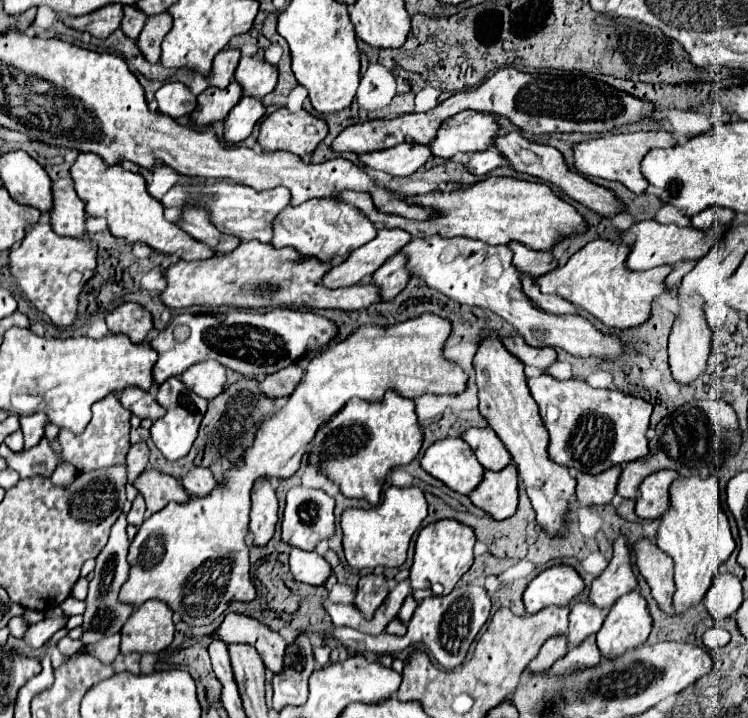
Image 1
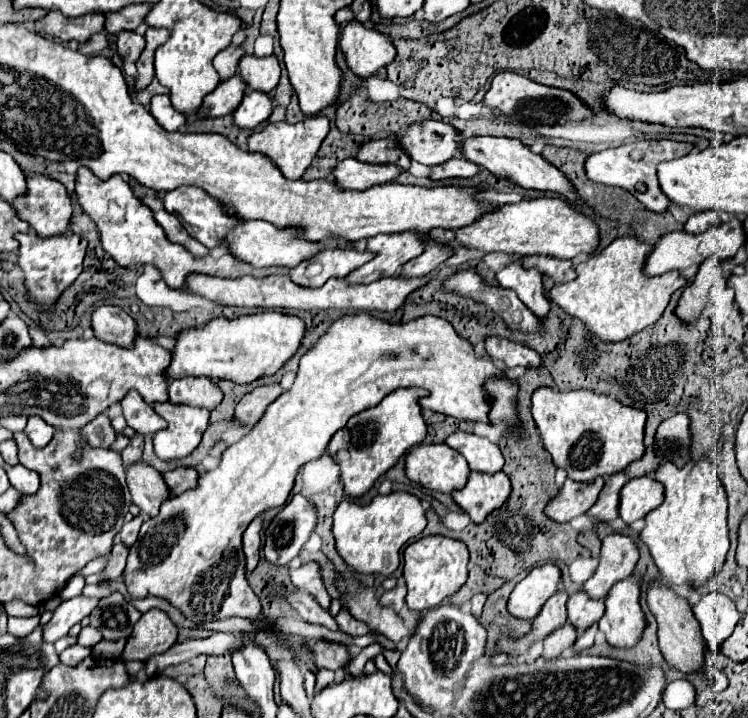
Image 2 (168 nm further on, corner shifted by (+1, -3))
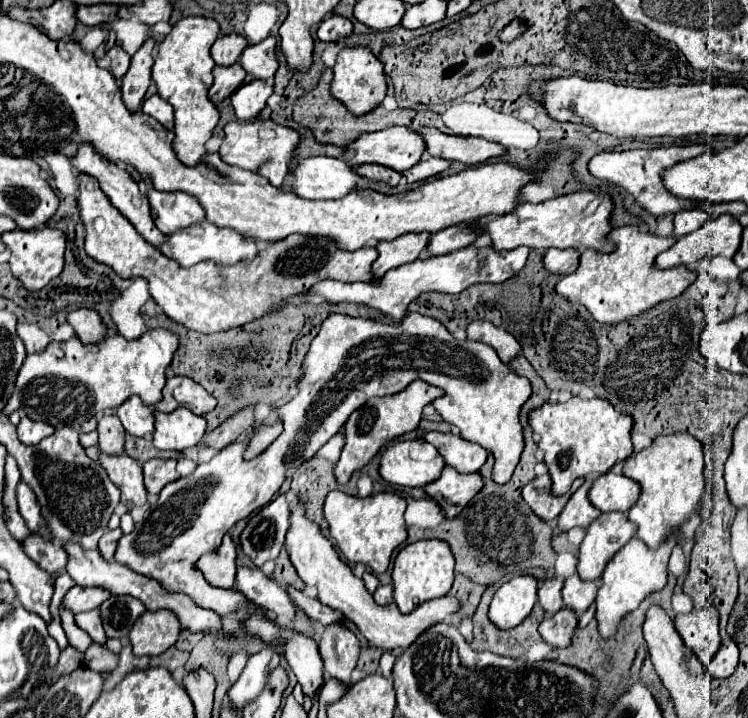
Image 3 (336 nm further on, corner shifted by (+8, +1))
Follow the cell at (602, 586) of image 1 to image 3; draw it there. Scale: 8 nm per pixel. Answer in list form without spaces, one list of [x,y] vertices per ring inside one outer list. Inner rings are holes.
[[[608,512],[592,522],[578,552],[580,580],[592,582],[600,578],[614,554],[634,536],[636,526],[622,512]]]

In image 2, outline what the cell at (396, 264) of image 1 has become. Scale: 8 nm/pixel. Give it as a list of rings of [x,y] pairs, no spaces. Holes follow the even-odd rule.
[[[431,244],[431,246],[427,246],[427,250],[421,256],[417,256],[417,258],[409,260],[407,264],[403,264],[399,274],[409,276],[409,278],[411,276],[425,276],[425,274],[433,272],[439,264],[443,264],[451,254],[453,254],[453,250],[449,246],[445,246],[445,244],[435,244],[433,246]]]

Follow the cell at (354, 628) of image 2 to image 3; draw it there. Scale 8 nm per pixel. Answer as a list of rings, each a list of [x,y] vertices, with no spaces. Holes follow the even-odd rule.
[[[328,624],[324,628],[324,634],[322,634],[322,640],[320,640],[320,656],[324,660],[324,672],[328,676],[334,676],[346,684],[352,684],[352,670],[358,662],[358,656],[360,656],[360,642],[356,638],[356,634],[346,628],[346,626],[340,626],[340,624]]]

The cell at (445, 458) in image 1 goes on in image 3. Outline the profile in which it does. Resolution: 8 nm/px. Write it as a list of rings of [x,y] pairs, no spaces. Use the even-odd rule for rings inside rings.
[[[424,438],[396,442],[380,460],[380,476],[398,486],[426,486],[440,476],[446,462]]]

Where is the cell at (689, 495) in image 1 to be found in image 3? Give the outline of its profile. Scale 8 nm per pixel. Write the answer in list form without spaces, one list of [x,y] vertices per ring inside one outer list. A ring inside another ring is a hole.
[[[672,434],[656,438],[650,448],[644,448],[636,456],[626,460],[624,476],[636,480],[642,486],[638,502],[628,512],[628,518],[636,524],[636,536],[648,546],[658,548],[668,536],[676,534],[692,514],[700,510],[704,488],[704,452],[702,442],[688,434]]]

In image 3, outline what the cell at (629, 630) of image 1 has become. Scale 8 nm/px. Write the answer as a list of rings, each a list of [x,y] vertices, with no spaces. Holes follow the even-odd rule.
[[[672,536],[672,540],[666,540],[660,548],[650,550],[650,548],[646,548],[644,542],[634,538],[634,540],[630,540],[628,546],[624,546],[608,562],[608,566],[602,574],[602,586],[600,586],[598,598],[596,598],[596,620],[598,620],[598,632],[602,638],[616,636],[622,618],[630,610],[634,610],[650,592],[664,588],[666,566],[668,566],[668,558],[670,558],[674,544],[676,544],[676,536]]]

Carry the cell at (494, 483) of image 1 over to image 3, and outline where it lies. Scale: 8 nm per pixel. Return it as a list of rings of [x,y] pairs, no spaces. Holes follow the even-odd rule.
[[[446,466],[442,476],[428,484],[424,490],[446,510],[448,518],[456,518],[472,498],[484,488],[484,478],[480,472],[460,474]]]

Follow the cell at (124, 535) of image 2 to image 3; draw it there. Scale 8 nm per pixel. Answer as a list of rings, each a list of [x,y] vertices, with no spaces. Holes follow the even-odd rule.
[[[116,528],[116,530],[108,530],[102,538],[100,538],[100,554],[106,558],[106,560],[112,560],[114,558],[114,552],[116,552],[116,546],[118,546],[118,540],[122,538],[122,530]]]

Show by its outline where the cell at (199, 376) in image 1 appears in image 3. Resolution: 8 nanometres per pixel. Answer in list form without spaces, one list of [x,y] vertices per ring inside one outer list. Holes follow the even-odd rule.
[[[174,376],[166,380],[166,386],[162,390],[162,400],[154,406],[160,412],[172,412],[174,408],[184,406],[192,412],[204,416],[216,406],[216,398],[208,394],[200,384],[196,384],[188,376]]]

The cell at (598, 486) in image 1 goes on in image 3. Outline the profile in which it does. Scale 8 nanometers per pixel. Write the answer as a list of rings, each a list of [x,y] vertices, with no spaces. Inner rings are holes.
[[[538,476],[536,480],[532,480],[530,484],[524,486],[524,500],[528,502],[528,506],[542,518],[542,520],[554,520],[562,508],[566,506],[566,502],[570,500],[570,496],[574,494],[574,490],[570,490],[564,496],[554,496],[552,494],[552,480],[550,476]]]

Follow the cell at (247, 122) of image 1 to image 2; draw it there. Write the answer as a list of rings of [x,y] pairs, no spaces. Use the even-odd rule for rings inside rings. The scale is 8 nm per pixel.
[[[251,90],[249,94],[245,94],[239,108],[233,112],[233,120],[239,128],[253,130],[255,126],[263,124],[271,116],[271,112],[273,112],[273,100],[269,98],[269,94]]]

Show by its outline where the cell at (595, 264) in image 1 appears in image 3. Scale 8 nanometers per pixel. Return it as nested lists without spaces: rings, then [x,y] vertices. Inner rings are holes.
[[[622,226],[614,228],[608,234],[608,240],[614,244],[614,252],[598,254],[586,250],[580,256],[578,270],[560,278],[554,288],[556,294],[566,298],[568,302],[582,304],[600,324],[614,326],[630,320],[650,310],[658,302],[682,294],[684,288],[696,280],[696,272],[686,270],[686,266],[676,266],[670,270],[654,268],[654,258],[676,242],[674,236],[658,238],[648,232],[640,232],[636,226]]]

